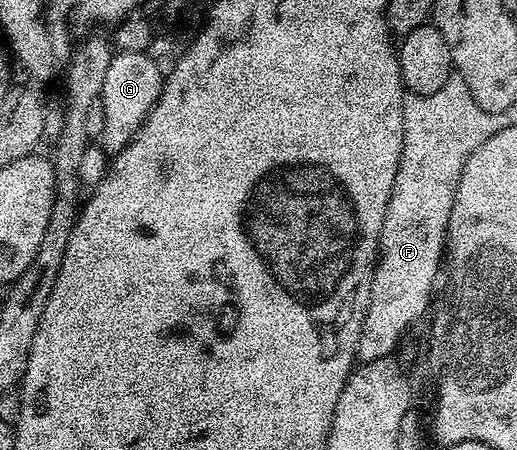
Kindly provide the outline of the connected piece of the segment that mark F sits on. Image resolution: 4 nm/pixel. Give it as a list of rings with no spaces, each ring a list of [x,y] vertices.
[[[452,72],[451,77],[445,79],[445,84],[438,91],[433,91],[433,95],[407,93],[404,96],[403,150],[397,167],[397,179],[393,183],[391,198],[387,204],[383,234],[379,237],[379,256],[375,266],[375,277],[371,281],[371,298],[359,340],[357,357],[360,362],[392,356],[407,328],[423,312],[426,314],[432,304],[431,292],[435,289],[435,276],[439,273],[439,264],[444,264],[445,261],[447,228],[455,189],[459,186],[463,164],[480,142],[478,136],[465,137],[465,133],[467,127],[476,125],[478,117],[481,117],[481,110],[477,107],[473,95],[469,95],[465,79],[461,79],[457,72]]]

